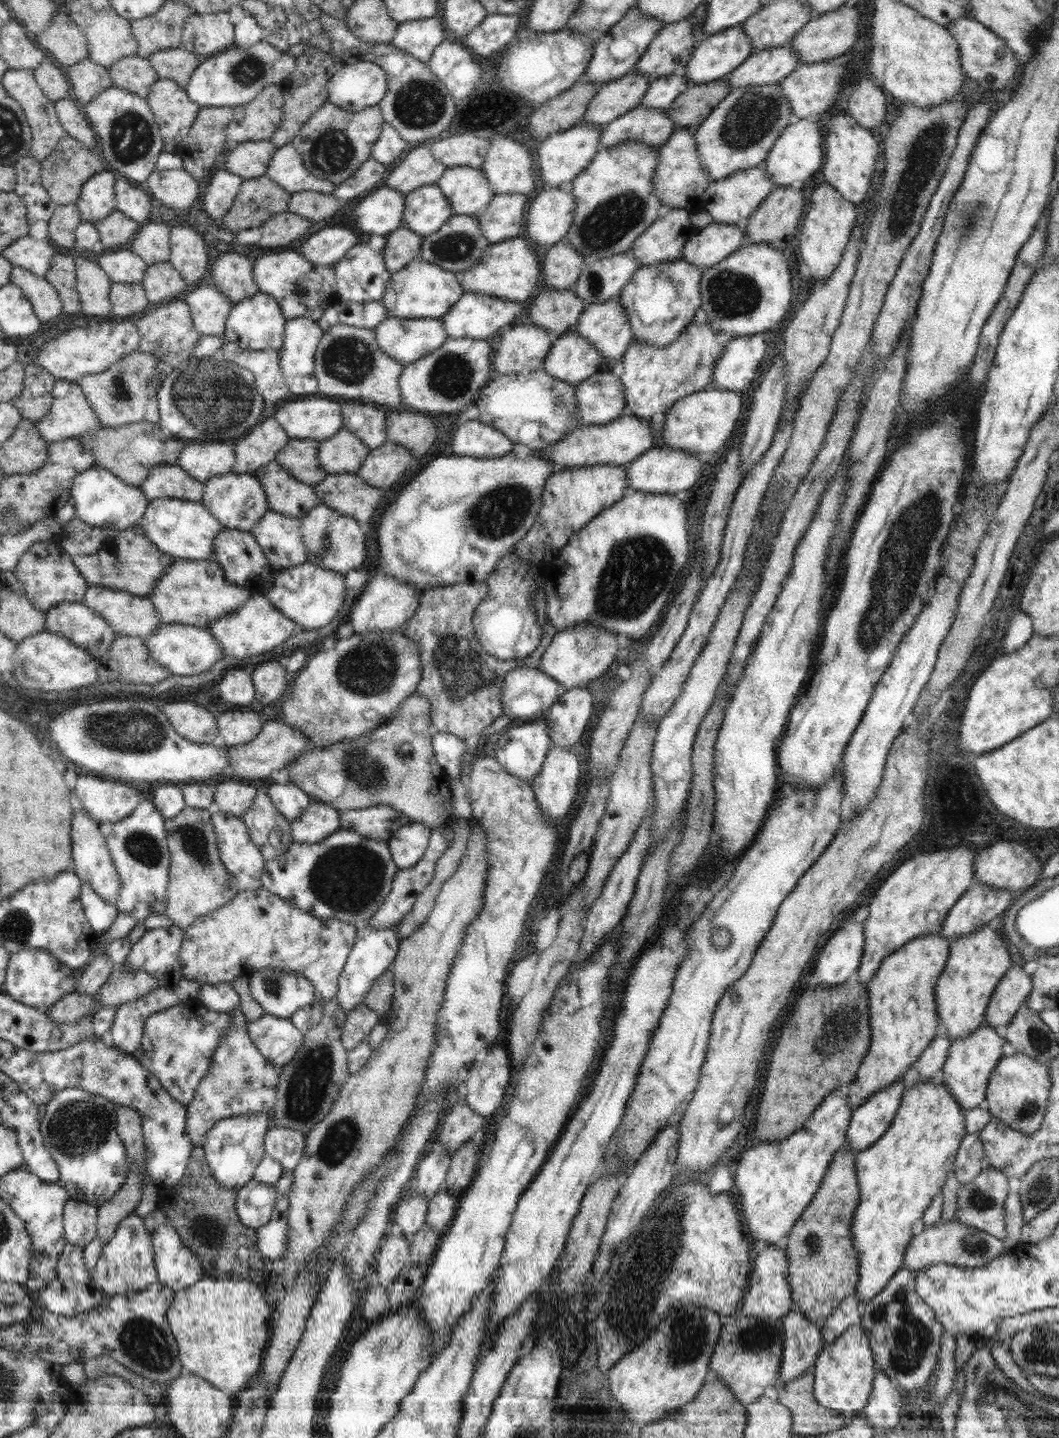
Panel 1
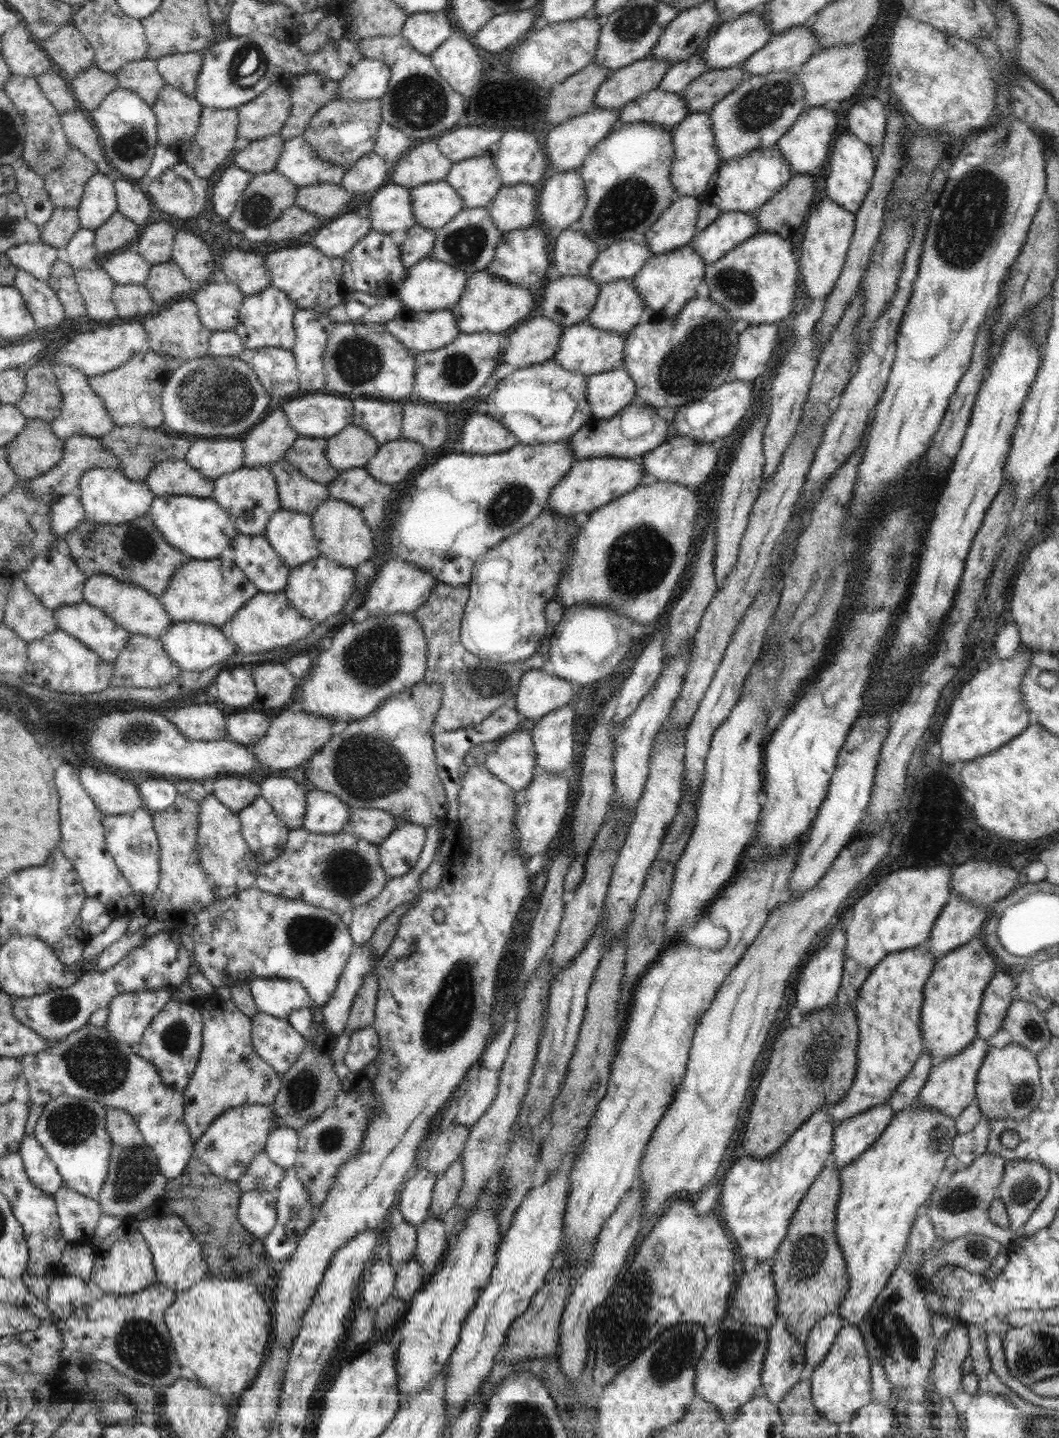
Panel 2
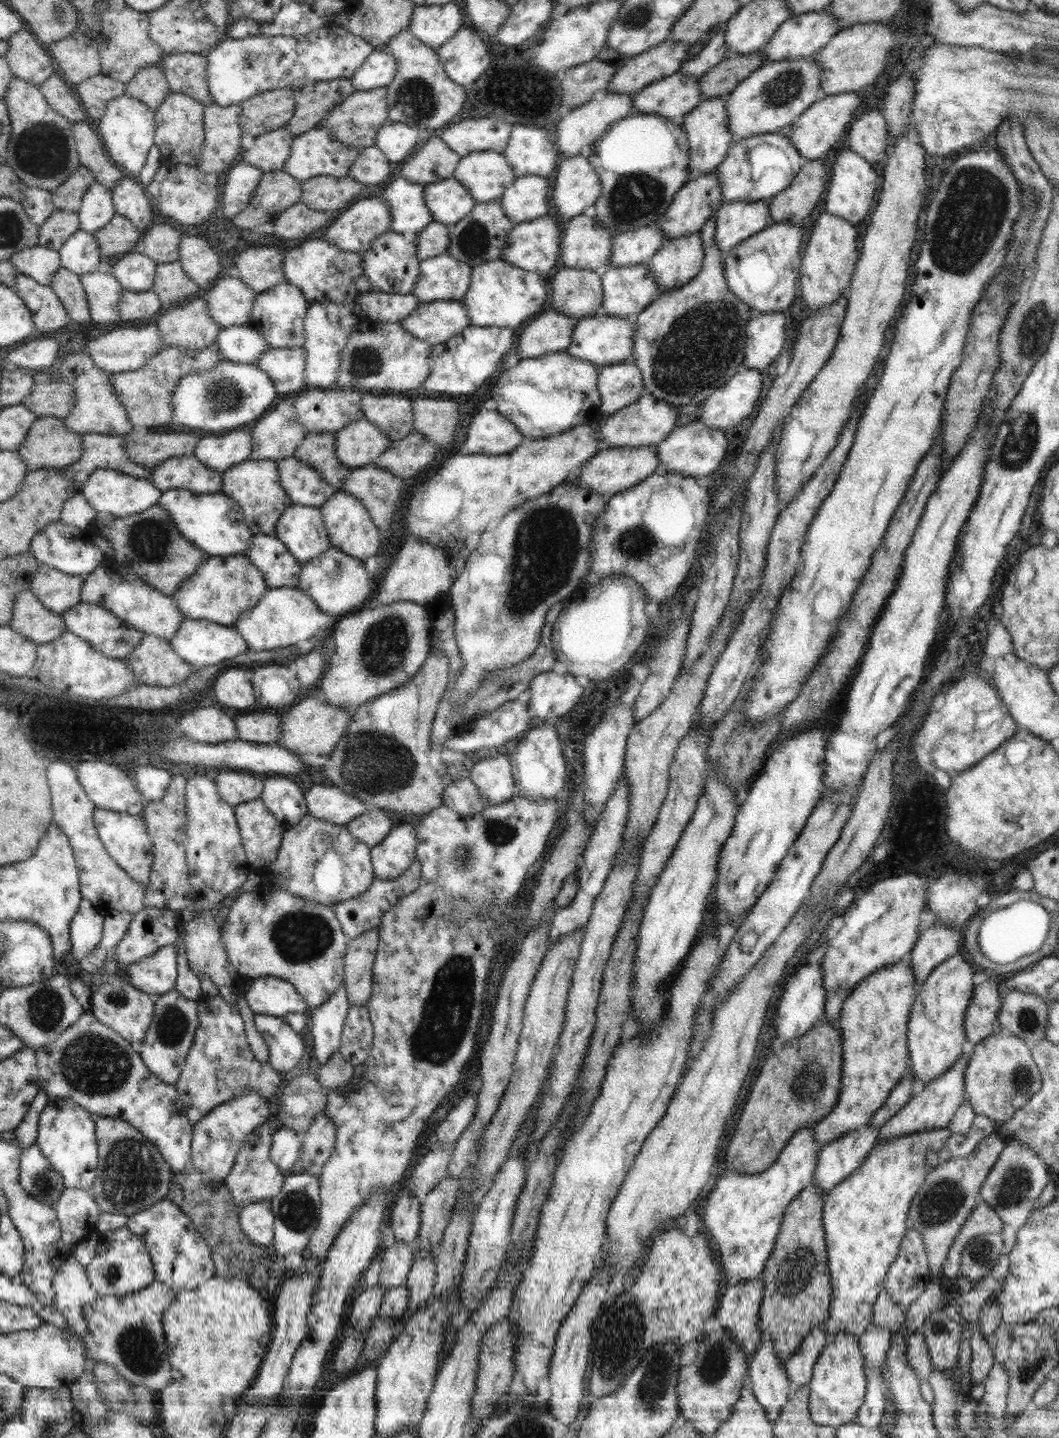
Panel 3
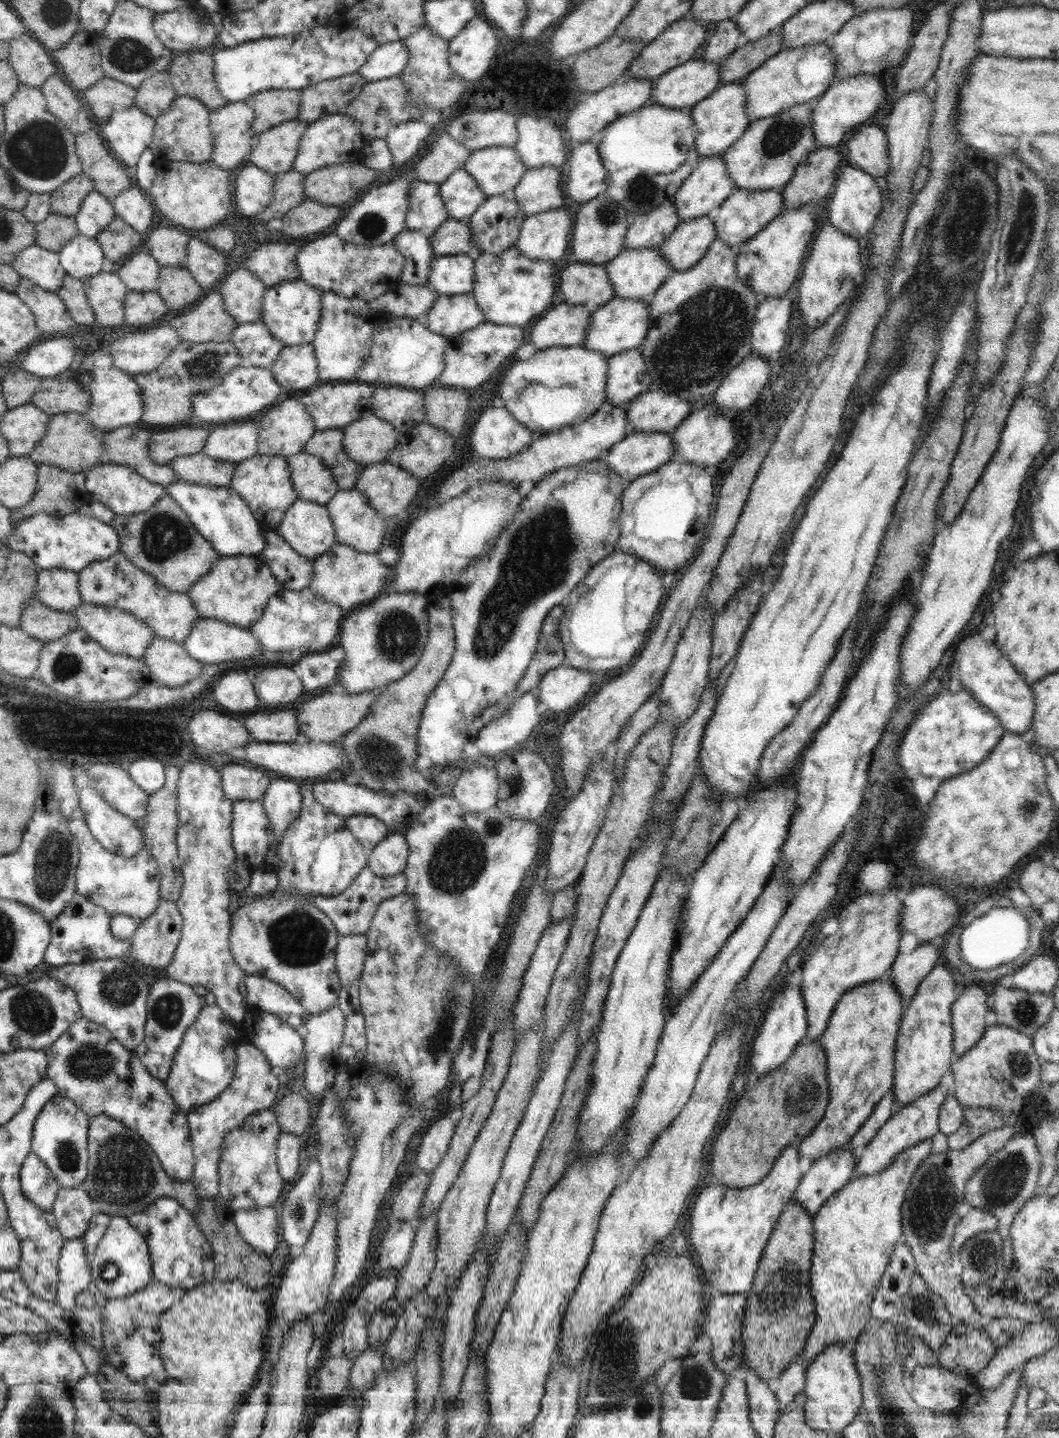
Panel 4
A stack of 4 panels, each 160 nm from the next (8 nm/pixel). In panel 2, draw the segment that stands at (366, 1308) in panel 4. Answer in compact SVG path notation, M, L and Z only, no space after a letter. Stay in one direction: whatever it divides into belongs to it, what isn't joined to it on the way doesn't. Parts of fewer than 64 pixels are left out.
M405 1220L399 1226L387 1228L390 1236L388 1244L390 1245L390 1254L388 1259L392 1261L392 1265L397 1267L402 1263L412 1259L415 1254L417 1241L417 1228L410 1225Z

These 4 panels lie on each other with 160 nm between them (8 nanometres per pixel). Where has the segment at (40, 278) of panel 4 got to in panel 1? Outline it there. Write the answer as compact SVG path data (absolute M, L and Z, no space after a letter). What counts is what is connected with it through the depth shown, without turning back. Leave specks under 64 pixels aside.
M28 234L9 244L1 255L7 258L13 267L32 271L34 275L44 277L50 269L50 263L55 253L52 242L38 240Z

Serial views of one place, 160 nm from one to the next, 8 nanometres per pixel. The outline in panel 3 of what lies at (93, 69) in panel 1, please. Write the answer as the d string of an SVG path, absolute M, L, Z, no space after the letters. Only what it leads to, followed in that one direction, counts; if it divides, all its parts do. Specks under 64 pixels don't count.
M98 74L73 86L87 118L100 121L105 113L107 102L125 94L125 83L108 76Z

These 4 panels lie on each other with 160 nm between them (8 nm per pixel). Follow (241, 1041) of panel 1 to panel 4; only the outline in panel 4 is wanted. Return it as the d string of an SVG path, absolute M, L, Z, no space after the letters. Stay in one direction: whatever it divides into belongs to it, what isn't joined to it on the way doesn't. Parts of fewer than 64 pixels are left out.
M216 1003L205 1004L196 1022L184 1033L177 1053L173 1056L169 1075L163 1081L166 1090L169 1090L170 1096L184 1114L212 1102L228 1088L235 1073L238 1040L238 1031L225 1012Z

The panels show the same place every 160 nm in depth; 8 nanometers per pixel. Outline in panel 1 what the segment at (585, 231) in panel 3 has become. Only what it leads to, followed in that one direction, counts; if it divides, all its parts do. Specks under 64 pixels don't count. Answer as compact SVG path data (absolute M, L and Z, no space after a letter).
M566 240L554 243L543 251L544 268L540 283L548 289L574 291L586 261L583 256Z

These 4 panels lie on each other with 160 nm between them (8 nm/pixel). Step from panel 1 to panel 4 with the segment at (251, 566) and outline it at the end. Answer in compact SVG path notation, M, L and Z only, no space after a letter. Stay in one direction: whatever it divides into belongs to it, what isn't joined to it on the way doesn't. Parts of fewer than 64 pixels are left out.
M267 531L266 547L258 556L275 574L284 589L299 591L311 583L313 575L311 560L292 550L276 531Z

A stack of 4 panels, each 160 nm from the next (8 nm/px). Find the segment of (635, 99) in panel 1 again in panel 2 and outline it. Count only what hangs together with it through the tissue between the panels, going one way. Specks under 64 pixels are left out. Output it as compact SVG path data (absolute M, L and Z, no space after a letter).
M648 56L632 62L628 66L623 66L619 70L614 70L610 72L610 76L602 82L600 88L596 91L594 104L603 109L620 110L622 105L634 100L637 96L641 96L642 93L659 88L660 81L664 79L664 75L666 75L670 66L671 64L668 61Z

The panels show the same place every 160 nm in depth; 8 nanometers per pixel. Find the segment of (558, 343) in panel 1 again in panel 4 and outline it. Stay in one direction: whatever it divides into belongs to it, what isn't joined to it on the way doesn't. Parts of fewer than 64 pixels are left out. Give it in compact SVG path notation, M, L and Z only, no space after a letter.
M613 297L609 302L600 306L591 314L586 339L582 348L598 351L606 358L625 350L642 350L649 328L649 308L648 301L638 302L638 300L626 300L624 298Z

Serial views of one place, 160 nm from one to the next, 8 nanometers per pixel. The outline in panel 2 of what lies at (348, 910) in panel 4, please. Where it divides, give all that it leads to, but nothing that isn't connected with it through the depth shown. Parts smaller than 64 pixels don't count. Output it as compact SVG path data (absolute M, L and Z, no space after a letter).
M440 826L426 827L425 830L427 832L427 839L421 850L416 866L412 867L404 876L388 878L386 888L378 894L378 897L368 901L365 905L354 907L351 912L348 913L346 920L349 925L350 936L356 946L368 943L369 938L372 938L376 927L383 918L386 918L386 916L388 916L392 910L398 908L398 906L402 906L405 902L412 901L412 899L416 898L420 893L419 880L421 874L430 866L430 863L436 857L439 836L445 835L445 838L447 838L445 828L440 828Z

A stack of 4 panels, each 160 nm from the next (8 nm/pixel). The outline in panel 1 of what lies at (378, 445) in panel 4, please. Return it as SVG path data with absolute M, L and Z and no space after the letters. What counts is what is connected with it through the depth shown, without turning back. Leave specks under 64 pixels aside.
M348 429L319 441L318 462L328 474L356 474L371 450Z

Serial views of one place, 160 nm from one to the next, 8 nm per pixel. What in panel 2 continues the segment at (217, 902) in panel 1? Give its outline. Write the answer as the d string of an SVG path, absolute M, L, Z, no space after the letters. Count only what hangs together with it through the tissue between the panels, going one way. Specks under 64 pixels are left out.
M178 794L172 806L164 812L154 811L154 830L159 840L160 882L156 892L143 903L150 919L182 924L197 910L214 903L214 887L199 865L197 830L200 806L197 802Z

